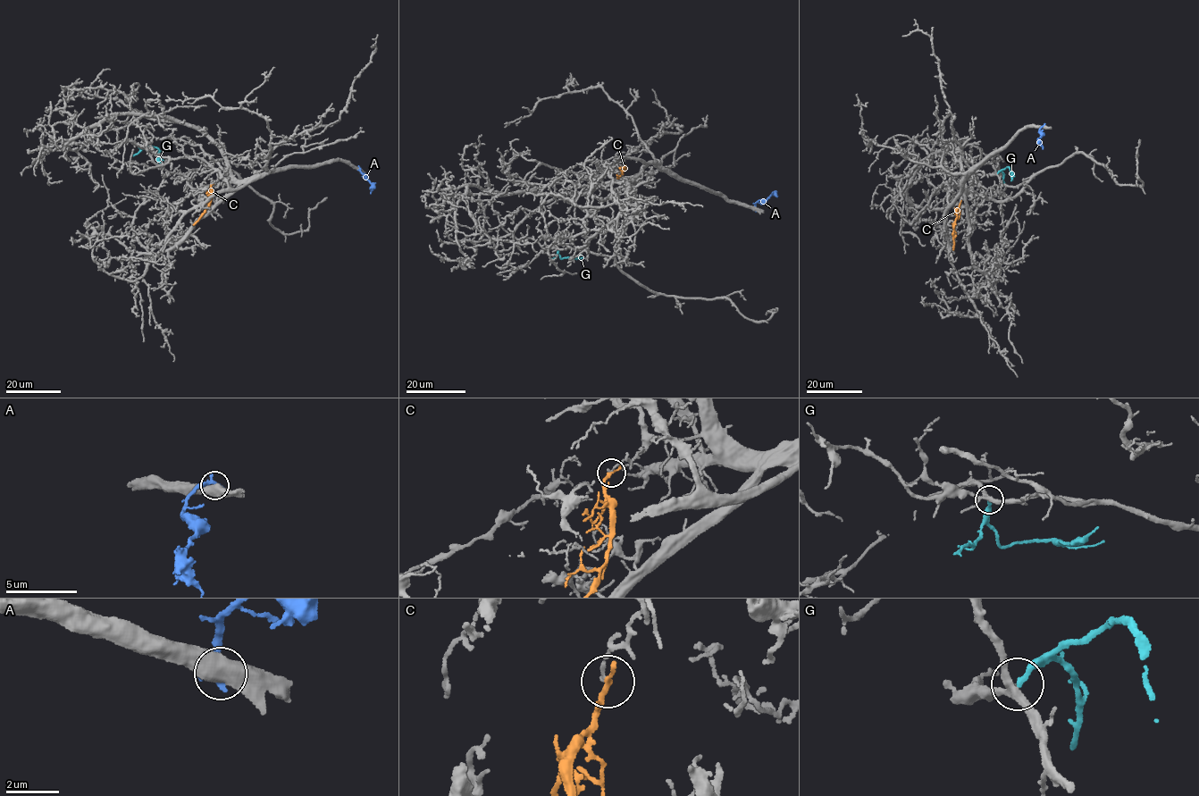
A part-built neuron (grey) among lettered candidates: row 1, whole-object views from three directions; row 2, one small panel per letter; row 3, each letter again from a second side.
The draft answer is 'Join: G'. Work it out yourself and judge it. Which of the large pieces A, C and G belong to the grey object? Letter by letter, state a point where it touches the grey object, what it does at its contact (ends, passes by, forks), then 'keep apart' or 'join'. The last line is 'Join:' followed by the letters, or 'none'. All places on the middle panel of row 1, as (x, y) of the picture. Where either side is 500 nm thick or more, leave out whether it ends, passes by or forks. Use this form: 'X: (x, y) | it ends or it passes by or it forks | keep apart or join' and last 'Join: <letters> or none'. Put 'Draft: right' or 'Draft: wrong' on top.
Draft: wrong
A: (755, 209) | keep apart
C: (617, 178) | it ends | keep apart
G: (558, 248) | it ends | keep apart
Join: none

